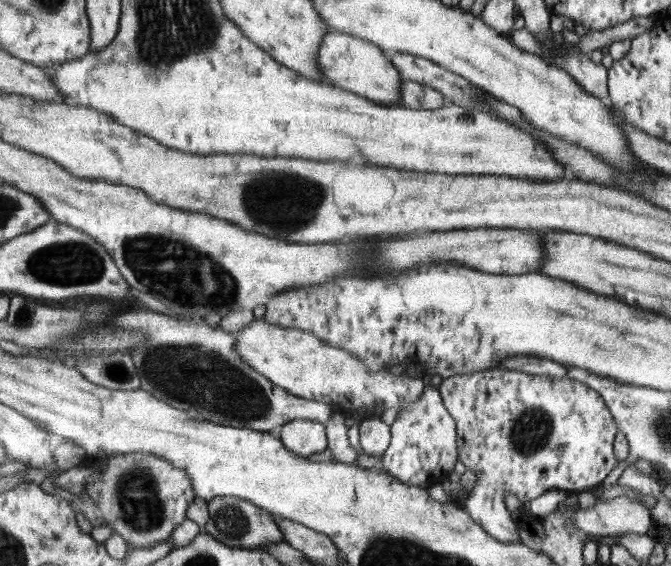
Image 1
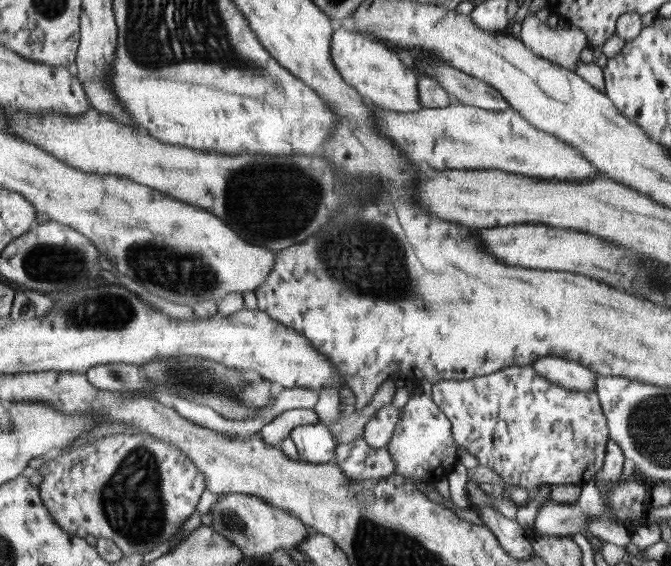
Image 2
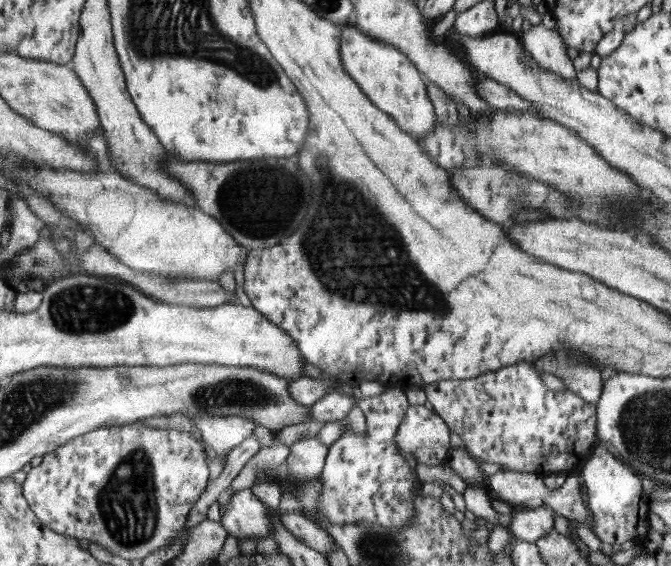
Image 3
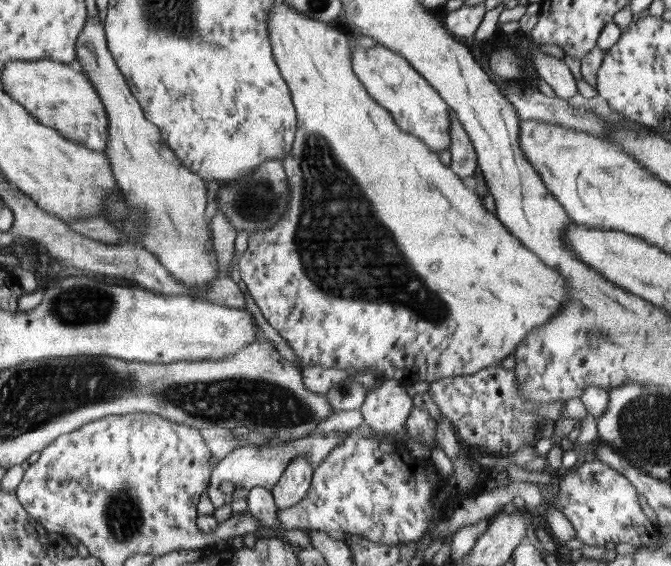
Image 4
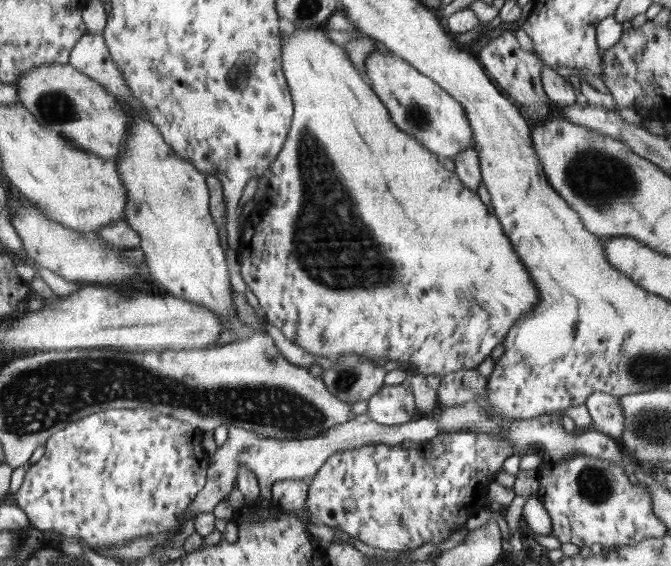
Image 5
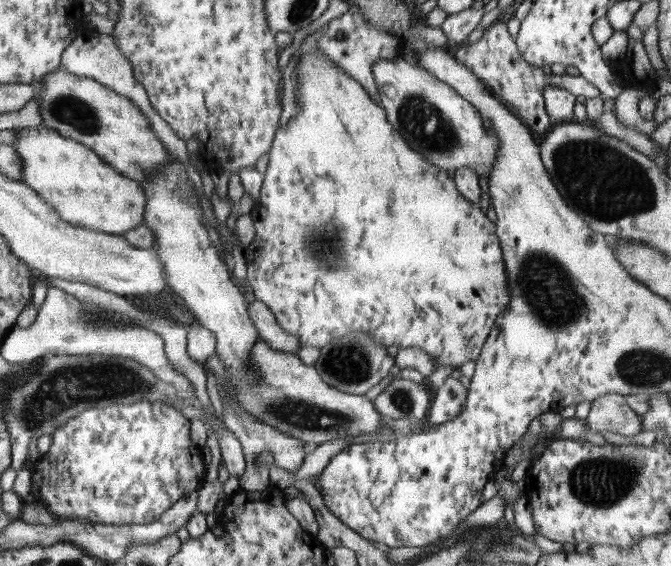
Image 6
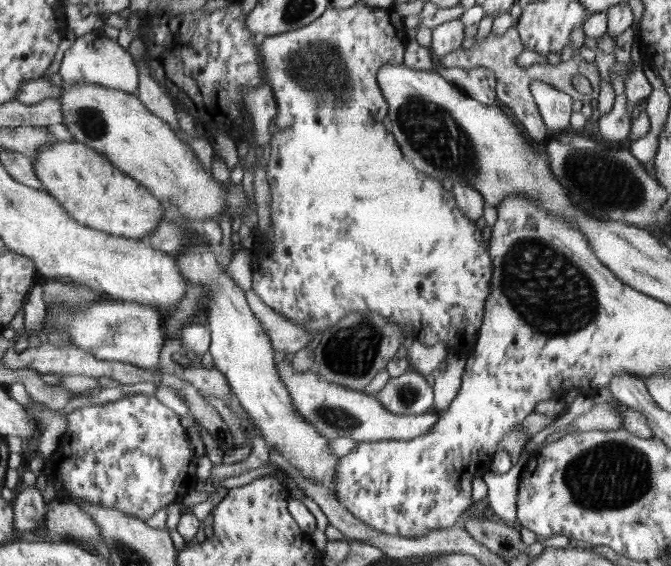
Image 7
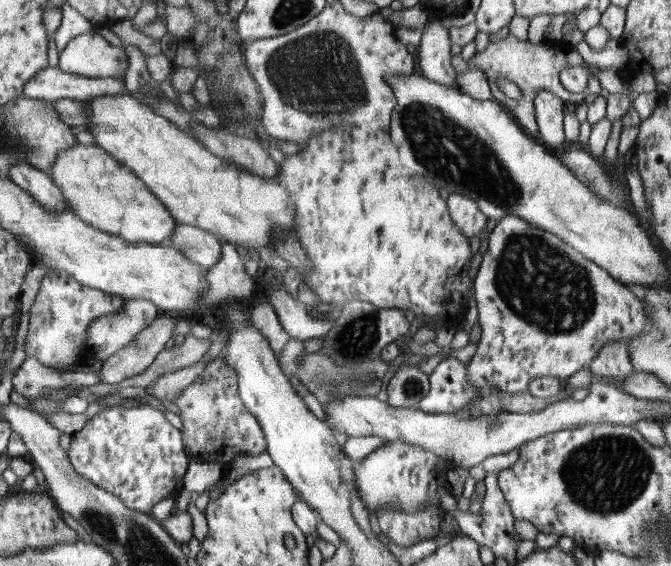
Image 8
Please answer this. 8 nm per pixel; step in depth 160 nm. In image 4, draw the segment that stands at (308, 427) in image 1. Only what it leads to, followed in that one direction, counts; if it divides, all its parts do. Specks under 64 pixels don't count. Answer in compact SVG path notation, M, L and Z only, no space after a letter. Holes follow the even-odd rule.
M294 458L271 490L277 508L282 510L298 504L311 487L314 469L306 458Z

